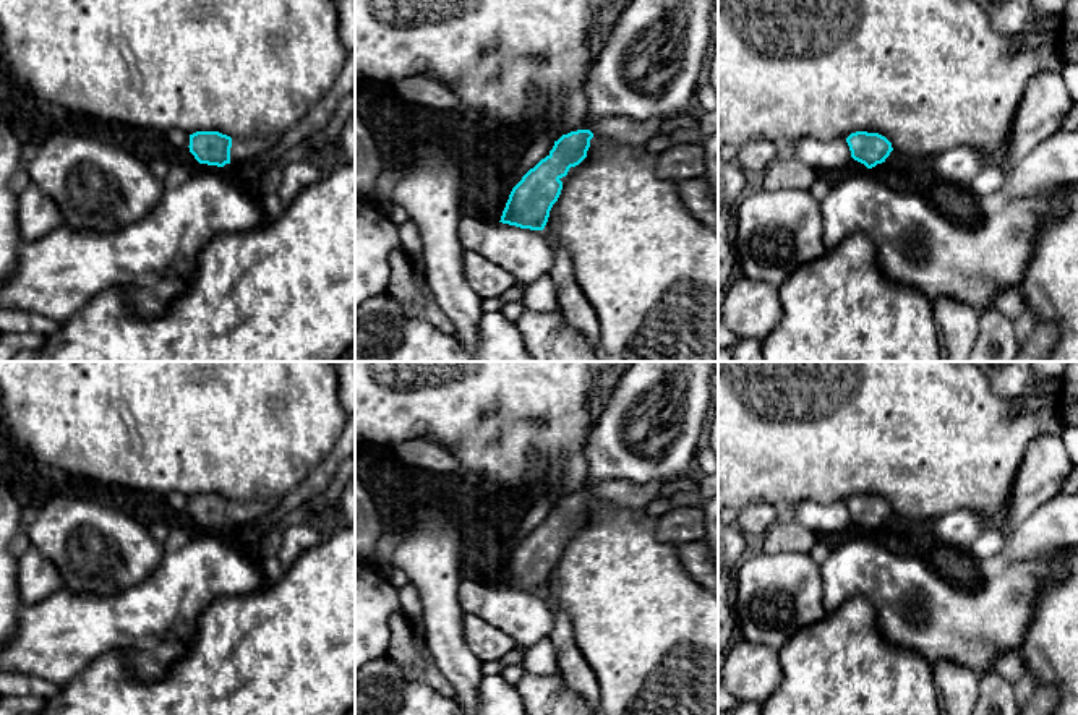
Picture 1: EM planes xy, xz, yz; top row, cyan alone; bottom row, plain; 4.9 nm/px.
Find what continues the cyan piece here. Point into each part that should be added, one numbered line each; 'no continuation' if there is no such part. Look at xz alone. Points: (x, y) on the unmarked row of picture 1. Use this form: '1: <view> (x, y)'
1: xz (620, 493)

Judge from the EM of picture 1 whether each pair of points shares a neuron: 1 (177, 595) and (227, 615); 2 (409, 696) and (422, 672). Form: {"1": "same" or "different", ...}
{"1": "different", "2": "different"}

